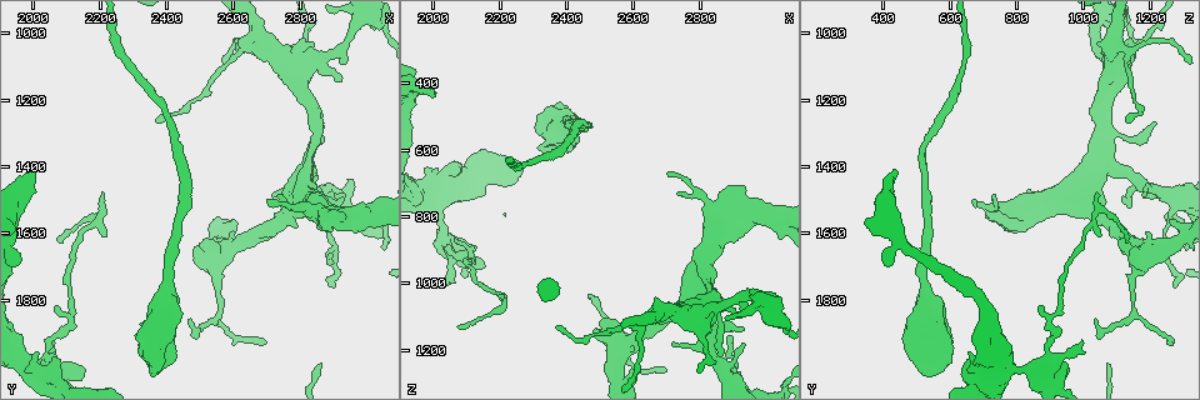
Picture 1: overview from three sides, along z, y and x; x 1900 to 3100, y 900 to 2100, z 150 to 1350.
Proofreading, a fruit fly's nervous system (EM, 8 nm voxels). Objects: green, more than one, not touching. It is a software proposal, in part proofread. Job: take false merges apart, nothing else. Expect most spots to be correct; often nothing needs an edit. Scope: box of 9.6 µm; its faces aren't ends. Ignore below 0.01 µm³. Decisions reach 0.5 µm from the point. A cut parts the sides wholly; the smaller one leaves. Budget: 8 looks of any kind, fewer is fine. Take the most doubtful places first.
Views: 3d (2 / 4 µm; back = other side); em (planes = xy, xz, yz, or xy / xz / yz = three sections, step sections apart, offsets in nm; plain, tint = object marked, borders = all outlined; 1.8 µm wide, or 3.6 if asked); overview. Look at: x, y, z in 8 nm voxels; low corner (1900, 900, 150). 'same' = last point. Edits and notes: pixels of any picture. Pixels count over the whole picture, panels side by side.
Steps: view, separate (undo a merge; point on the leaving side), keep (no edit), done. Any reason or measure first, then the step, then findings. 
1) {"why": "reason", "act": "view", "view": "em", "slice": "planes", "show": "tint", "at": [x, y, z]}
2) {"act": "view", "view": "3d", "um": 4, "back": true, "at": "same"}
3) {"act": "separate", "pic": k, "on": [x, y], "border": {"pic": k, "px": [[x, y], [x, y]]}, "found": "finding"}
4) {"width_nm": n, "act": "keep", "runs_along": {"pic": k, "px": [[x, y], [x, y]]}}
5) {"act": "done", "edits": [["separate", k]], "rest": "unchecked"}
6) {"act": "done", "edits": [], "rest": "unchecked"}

{"why": "thick turns thin", "act": "view", "view": "em", "um": 3.6, "slice": "xz", "step": 8, "show": "tint", "at": [2800, 1520, 720]}

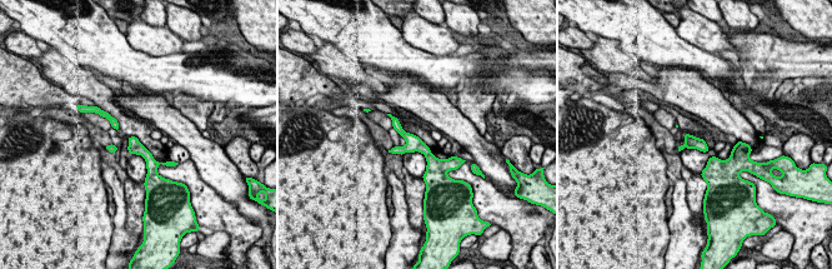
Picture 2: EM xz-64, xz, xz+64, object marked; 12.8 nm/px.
{"act": "view", "view": "em", "um": 3.6, "slice": "planes", "show": "borders", "at": "same"}

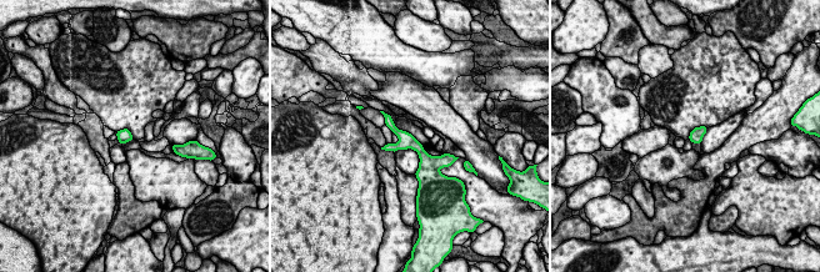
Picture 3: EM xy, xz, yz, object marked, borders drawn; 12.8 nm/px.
{"act": "keep", "runs_along": {"pic": 3, "px": [[388, 119], [423, 154], [421, 169]]}, "found": "one neuron here"}

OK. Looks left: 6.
{"why": "three arms meet", "act": "view", "view": "em", "slice": "yz", "step": 8, "show": "tint", "at": [2960, 990, 1040]}

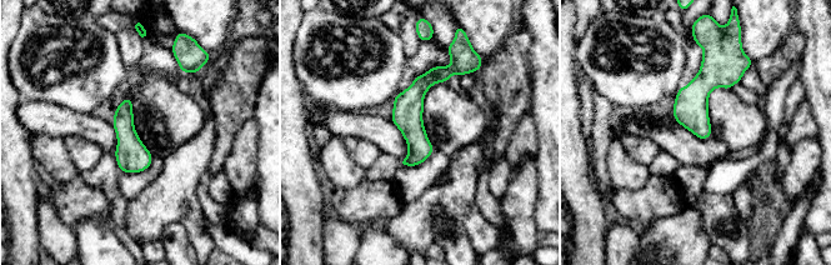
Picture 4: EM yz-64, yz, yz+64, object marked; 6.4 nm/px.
{"act": "view", "view": "em", "slice": "planes", "show": "tint", "at": "same"}

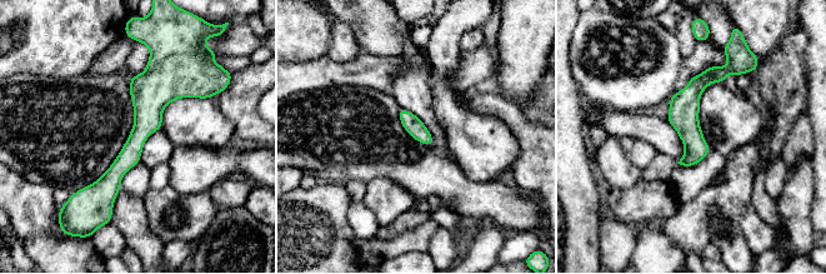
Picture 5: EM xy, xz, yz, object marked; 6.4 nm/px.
{"width_nm": 120, "act": "keep", "found": "one neuron here"}

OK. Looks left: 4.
{"why": "thick turns thin", "act": "view", "view": "3d", "um": 4, "at": [2360, 1930, 550]}

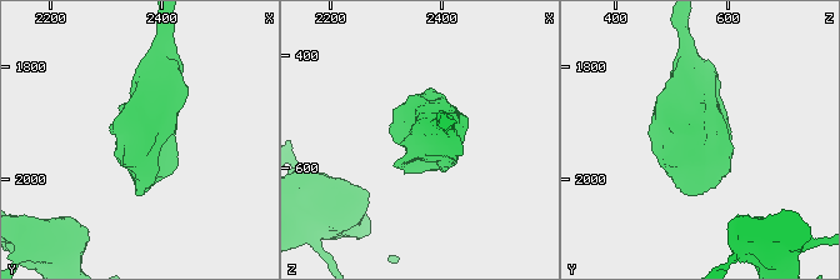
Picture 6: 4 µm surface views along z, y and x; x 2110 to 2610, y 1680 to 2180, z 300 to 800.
{"why": "need the tissue", "act": "view", "view": "em", "um": 3.6, "slice": "planes", "show": "tint", "at": "same"}

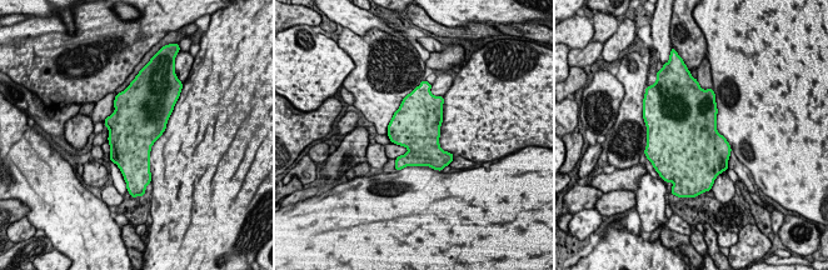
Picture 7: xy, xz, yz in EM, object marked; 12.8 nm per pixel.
{"width_nm": 650, "act": "keep", "found": "one neuron here"}

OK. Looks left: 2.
{"why": "sharp bend", "act": "view", "view": "em", "slice": "yz", "step": 8, "show": "borders", "at": [2210, 1540, 1080]}

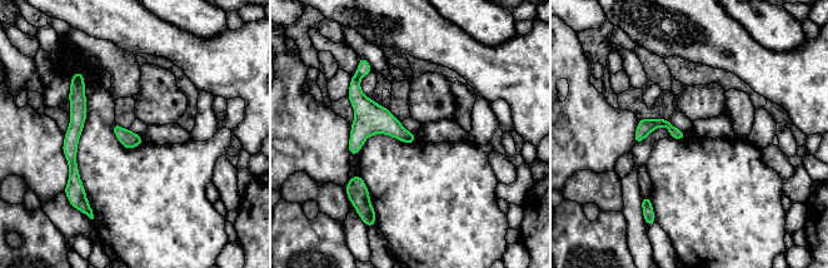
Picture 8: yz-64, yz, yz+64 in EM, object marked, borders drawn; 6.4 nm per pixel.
{"act": "keep", "runs_along": {"pic": 8, "px": [[681, 135], [654, 123], [637, 139]]}, "found": "all the same neuron"}

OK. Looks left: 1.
{"act": "done", "edits": [], "rest": "unchecked"}

